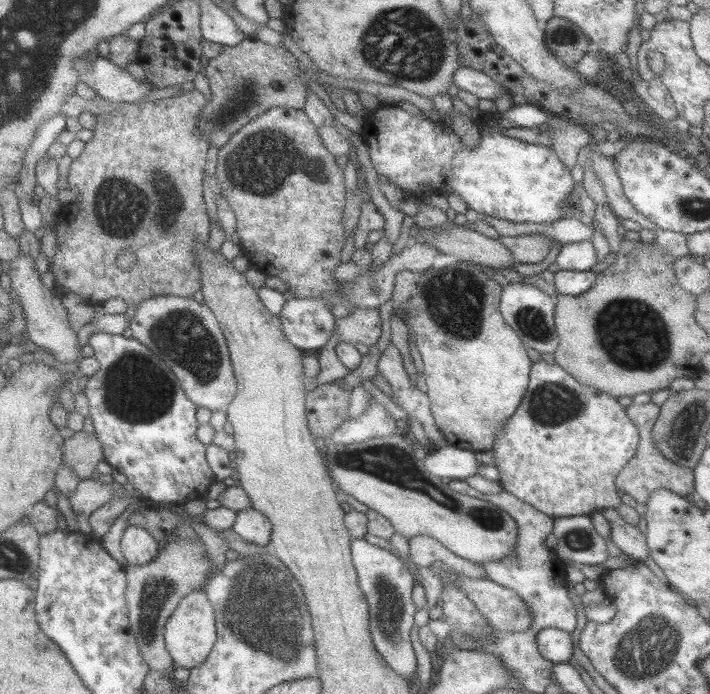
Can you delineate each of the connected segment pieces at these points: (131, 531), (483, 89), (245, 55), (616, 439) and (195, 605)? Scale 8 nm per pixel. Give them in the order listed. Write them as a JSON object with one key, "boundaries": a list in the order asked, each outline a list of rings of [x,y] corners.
{"boundaries":[[[[129,524],[121,537],[122,556],[128,565],[146,564],[160,552],[161,544],[145,528]]],[[[471,67],[458,68],[454,74],[454,85],[460,90],[466,90],[474,94],[479,99],[494,100],[502,94],[507,93],[507,89],[502,84],[494,81],[484,74],[484,72],[472,69]]],[[[245,38],[236,46],[223,46],[222,52],[210,59],[208,67],[203,70],[210,83],[212,96],[206,101],[197,118],[197,129],[205,136],[209,146],[214,150],[230,140],[230,137],[259,114],[272,107],[286,107],[300,110],[307,101],[307,80],[300,77],[297,57],[284,46],[270,46],[256,38]]],[[[546,361],[533,362],[531,366],[531,375],[529,385],[525,395],[523,396],[518,410],[512,414],[512,418],[508,418],[508,422],[504,422],[504,428],[498,432],[496,440],[494,441],[494,450],[491,450],[494,457],[494,467],[500,473],[500,485],[504,486],[504,491],[509,494],[517,496],[520,500],[527,502],[540,510],[540,512],[547,514],[553,518],[561,516],[578,516],[581,514],[588,514],[598,512],[601,509],[616,509],[621,505],[621,498],[618,497],[618,490],[616,489],[616,478],[622,472],[625,465],[628,464],[635,455],[639,446],[639,431],[638,428],[630,421],[626,409],[618,402],[618,397],[612,396],[594,387],[593,385],[586,385],[578,382],[571,374],[568,374],[558,364],[548,364]]],[[[204,589],[193,590],[174,609],[165,624],[165,643],[173,662],[188,669],[200,666],[208,658],[217,640],[215,612]]]]}

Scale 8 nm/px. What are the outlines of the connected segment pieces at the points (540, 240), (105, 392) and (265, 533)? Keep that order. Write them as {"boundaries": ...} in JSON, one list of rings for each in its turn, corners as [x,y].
{"boundaries":[[[[500,235],[499,241],[518,262],[526,264],[542,262],[551,250],[551,244],[546,235],[520,235],[511,238]]],[[[100,331],[90,334],[87,344],[92,346],[101,367],[83,391],[90,404],[89,417],[96,428],[96,437],[100,439],[105,461],[126,476],[134,489],[141,492],[143,500],[184,504],[203,498],[216,477],[206,458],[207,446],[196,436],[198,407],[186,396],[178,377],[134,337]]],[[[254,507],[238,511],[231,529],[245,542],[270,547],[271,522],[267,516],[258,512]]]]}

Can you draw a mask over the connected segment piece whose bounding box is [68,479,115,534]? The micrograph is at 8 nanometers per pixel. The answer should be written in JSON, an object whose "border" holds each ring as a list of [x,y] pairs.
{"border":[[[85,479],[79,482],[77,491],[73,496],[68,496],[68,499],[72,510],[76,512],[78,531],[90,534],[90,515],[96,509],[115,500],[115,490],[112,483],[103,484],[98,479]]]}

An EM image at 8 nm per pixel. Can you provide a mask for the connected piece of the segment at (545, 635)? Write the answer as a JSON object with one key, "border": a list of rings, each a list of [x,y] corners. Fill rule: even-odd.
{"border":[[[552,627],[545,628],[536,635],[536,642],[540,654],[554,664],[568,663],[573,656],[574,645],[569,632]]]}

